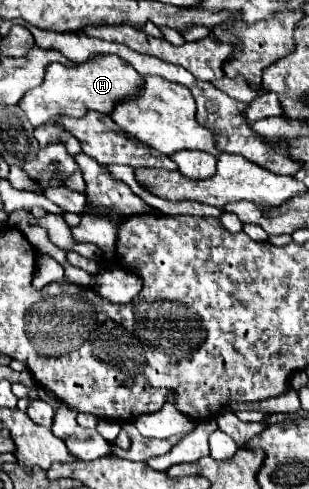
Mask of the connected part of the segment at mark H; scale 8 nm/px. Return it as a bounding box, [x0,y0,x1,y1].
[20,55,144,127]

